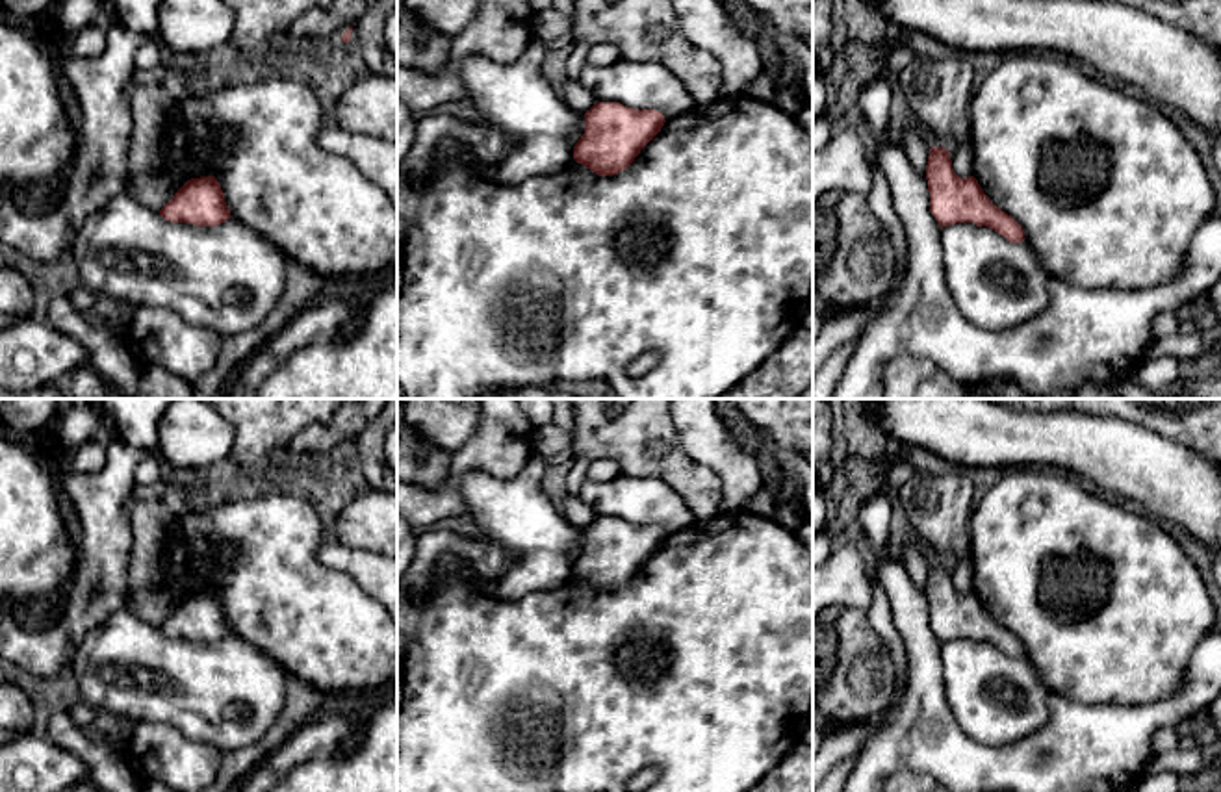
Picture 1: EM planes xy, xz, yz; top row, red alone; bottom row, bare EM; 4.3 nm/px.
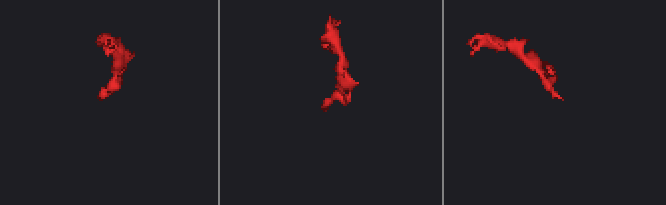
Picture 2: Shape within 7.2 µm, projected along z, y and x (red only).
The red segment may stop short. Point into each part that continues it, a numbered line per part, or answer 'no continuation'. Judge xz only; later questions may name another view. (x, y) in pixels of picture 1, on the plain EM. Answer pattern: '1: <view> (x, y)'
no continuation

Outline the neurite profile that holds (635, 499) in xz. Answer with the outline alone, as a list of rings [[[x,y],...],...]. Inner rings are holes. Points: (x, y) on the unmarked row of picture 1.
[[[618,475],[609,482],[585,479],[577,495],[594,510],[596,517],[655,525],[664,530],[666,538],[698,521],[683,499],[655,477]]]

